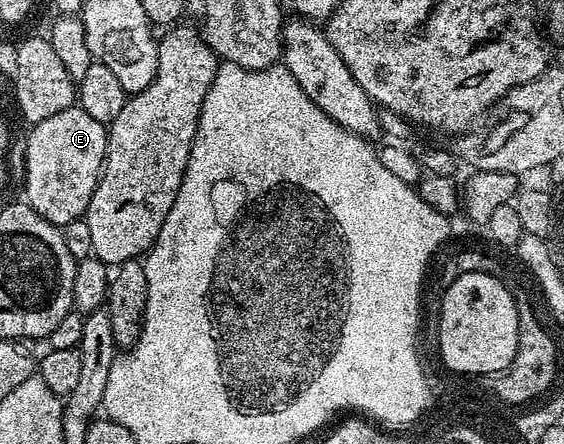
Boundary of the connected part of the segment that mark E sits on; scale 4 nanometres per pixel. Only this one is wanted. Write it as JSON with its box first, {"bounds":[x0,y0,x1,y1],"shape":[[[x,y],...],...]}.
{"bounds":[25,105,107,225],"shape":[[[71,105],[68,109],[52,113],[52,117],[33,124],[29,130],[30,136],[26,139],[25,202],[37,215],[42,215],[55,225],[65,225],[73,219],[83,218],[106,161],[107,124],[96,121],[96,117],[88,117],[82,106]]]}

